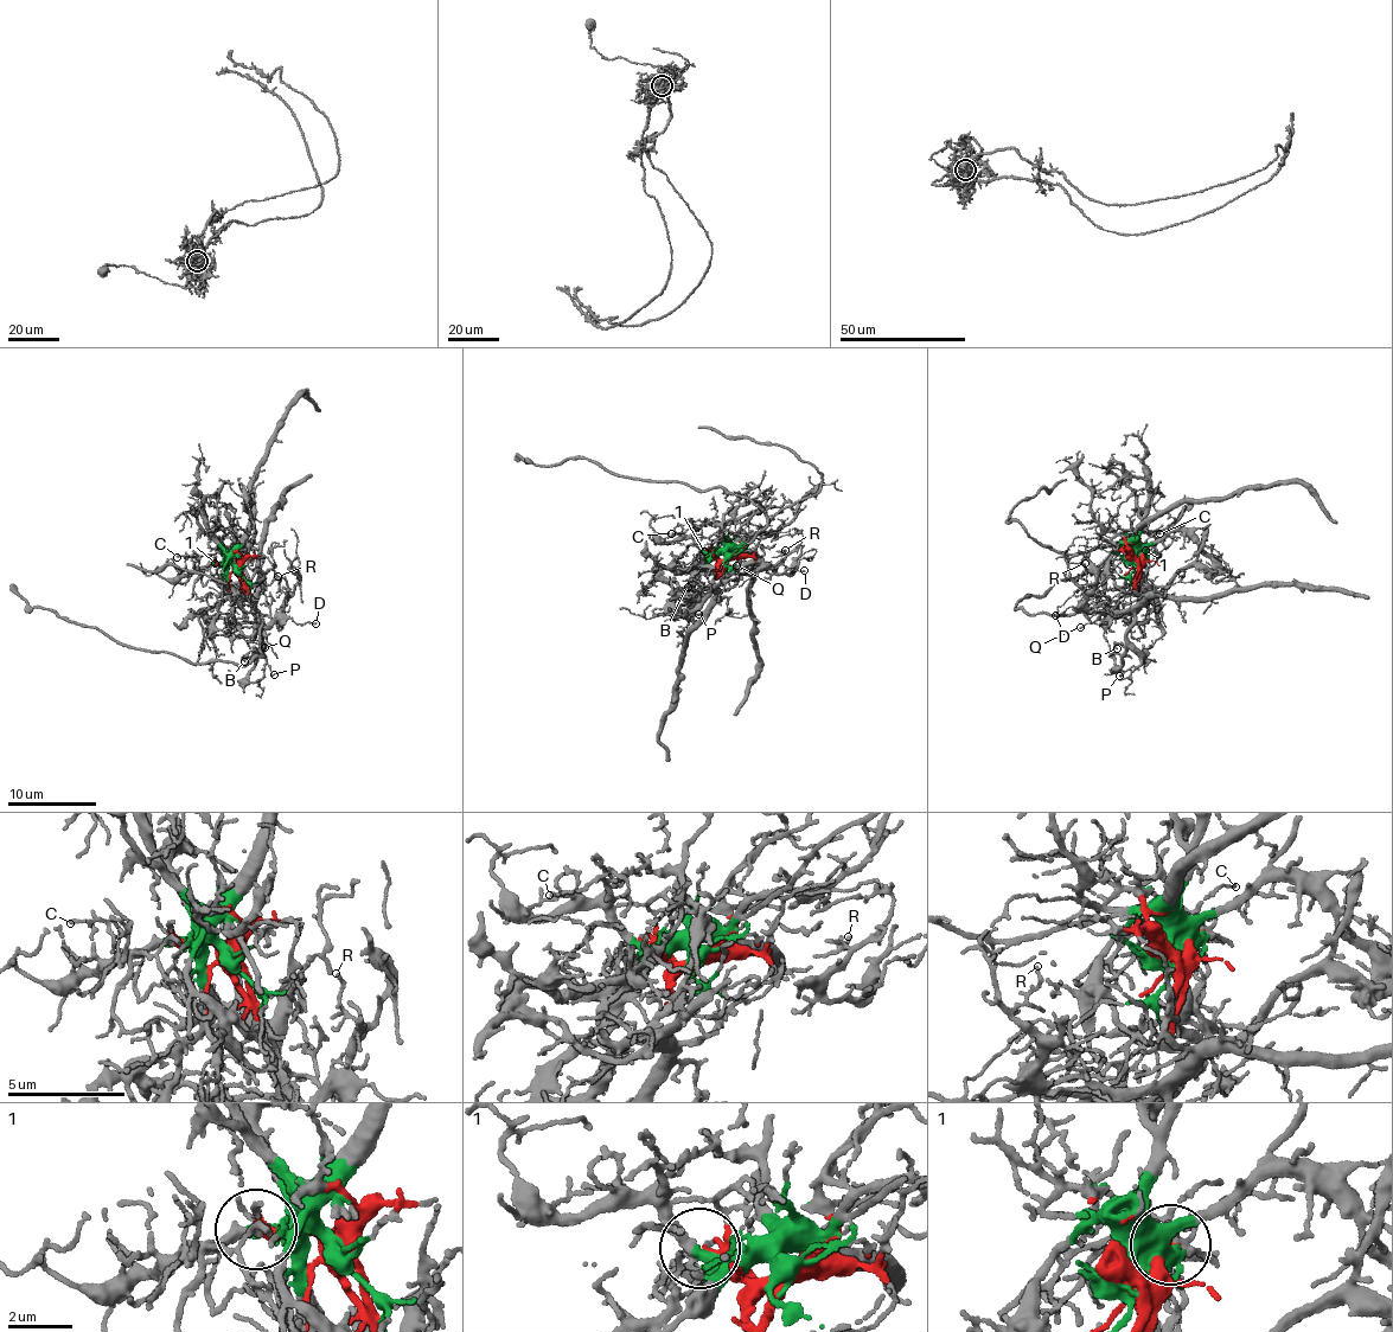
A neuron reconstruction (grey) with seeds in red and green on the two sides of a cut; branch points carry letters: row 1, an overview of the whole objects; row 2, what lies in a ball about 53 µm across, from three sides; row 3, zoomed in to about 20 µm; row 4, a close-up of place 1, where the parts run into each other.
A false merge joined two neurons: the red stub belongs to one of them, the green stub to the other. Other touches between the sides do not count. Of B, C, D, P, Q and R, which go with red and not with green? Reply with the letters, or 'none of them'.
B, D, P, Q, R

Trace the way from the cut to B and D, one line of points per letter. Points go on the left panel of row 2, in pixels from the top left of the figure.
B: (238, 569), (261, 635), (259, 651), (248, 653), (243, 663)
D: (238, 569), (255, 616), (266, 614), (299, 625), (315, 623)

